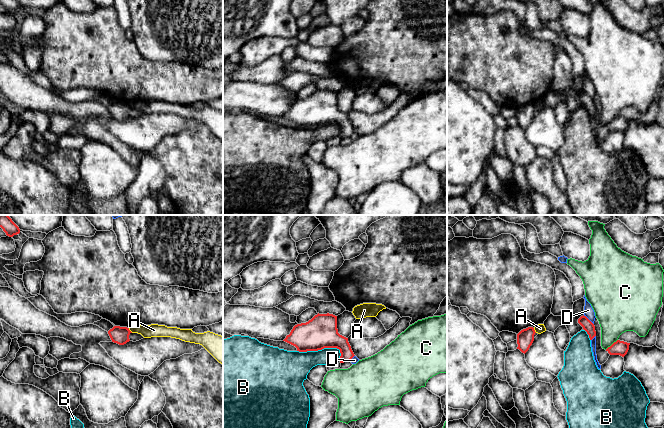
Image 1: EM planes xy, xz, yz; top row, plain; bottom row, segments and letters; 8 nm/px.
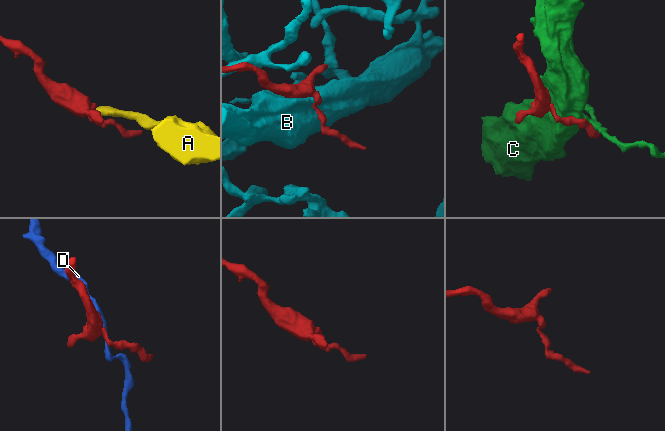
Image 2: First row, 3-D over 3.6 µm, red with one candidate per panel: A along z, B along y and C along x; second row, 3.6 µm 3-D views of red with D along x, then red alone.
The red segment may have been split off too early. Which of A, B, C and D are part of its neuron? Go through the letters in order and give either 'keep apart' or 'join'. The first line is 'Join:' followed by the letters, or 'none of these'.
Join: none of these
A: keep apart
B: keep apart
C: keep apart
D: keep apart

